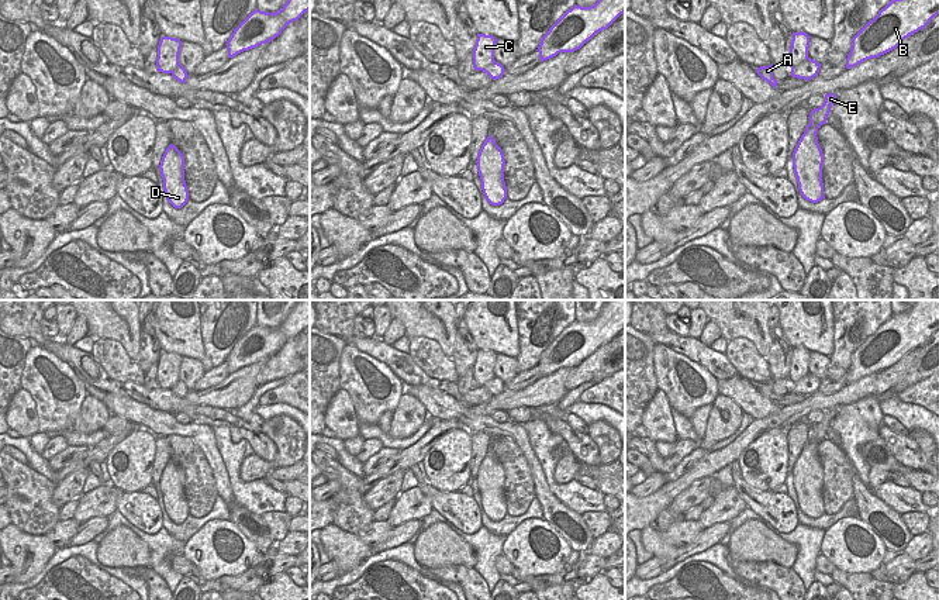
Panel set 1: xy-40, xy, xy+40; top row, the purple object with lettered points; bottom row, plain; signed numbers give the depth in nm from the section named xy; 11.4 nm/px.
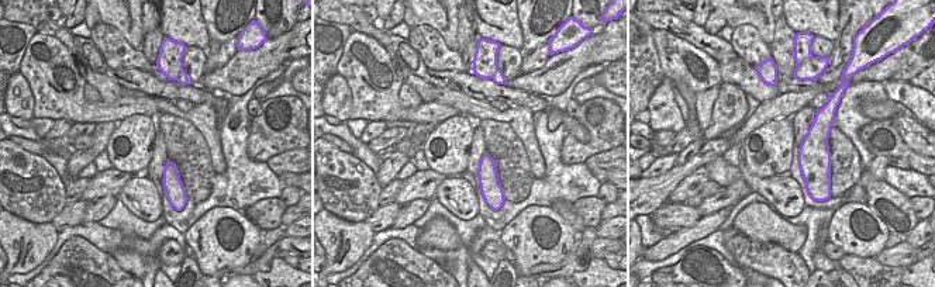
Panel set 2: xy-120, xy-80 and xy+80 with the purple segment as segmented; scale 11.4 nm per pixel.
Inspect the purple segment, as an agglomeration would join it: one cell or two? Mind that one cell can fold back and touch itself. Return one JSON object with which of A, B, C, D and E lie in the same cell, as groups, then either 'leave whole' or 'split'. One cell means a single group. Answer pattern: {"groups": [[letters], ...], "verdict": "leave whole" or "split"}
{"groups": [["A", "B", "D", "E"], ["C"]], "verdict": "split"}

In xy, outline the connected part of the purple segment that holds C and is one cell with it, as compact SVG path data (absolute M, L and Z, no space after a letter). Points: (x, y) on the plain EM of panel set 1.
M477 349L476 361L473 365L474 386L484 386L486 382L494 377L496 358L497 354L493 351Z

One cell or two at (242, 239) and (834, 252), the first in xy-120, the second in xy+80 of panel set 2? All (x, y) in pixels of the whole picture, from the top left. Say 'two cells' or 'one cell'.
two cells

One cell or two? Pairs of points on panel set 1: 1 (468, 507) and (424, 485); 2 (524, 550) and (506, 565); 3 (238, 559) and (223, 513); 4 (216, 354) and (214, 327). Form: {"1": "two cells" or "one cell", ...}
{"1": "one cell", "2": "two cells", "3": "two cells", "4": "one cell"}

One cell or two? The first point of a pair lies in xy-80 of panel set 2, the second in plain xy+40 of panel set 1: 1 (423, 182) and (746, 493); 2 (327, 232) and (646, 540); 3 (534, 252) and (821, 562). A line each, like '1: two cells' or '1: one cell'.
1: two cells
2: one cell
3: two cells

